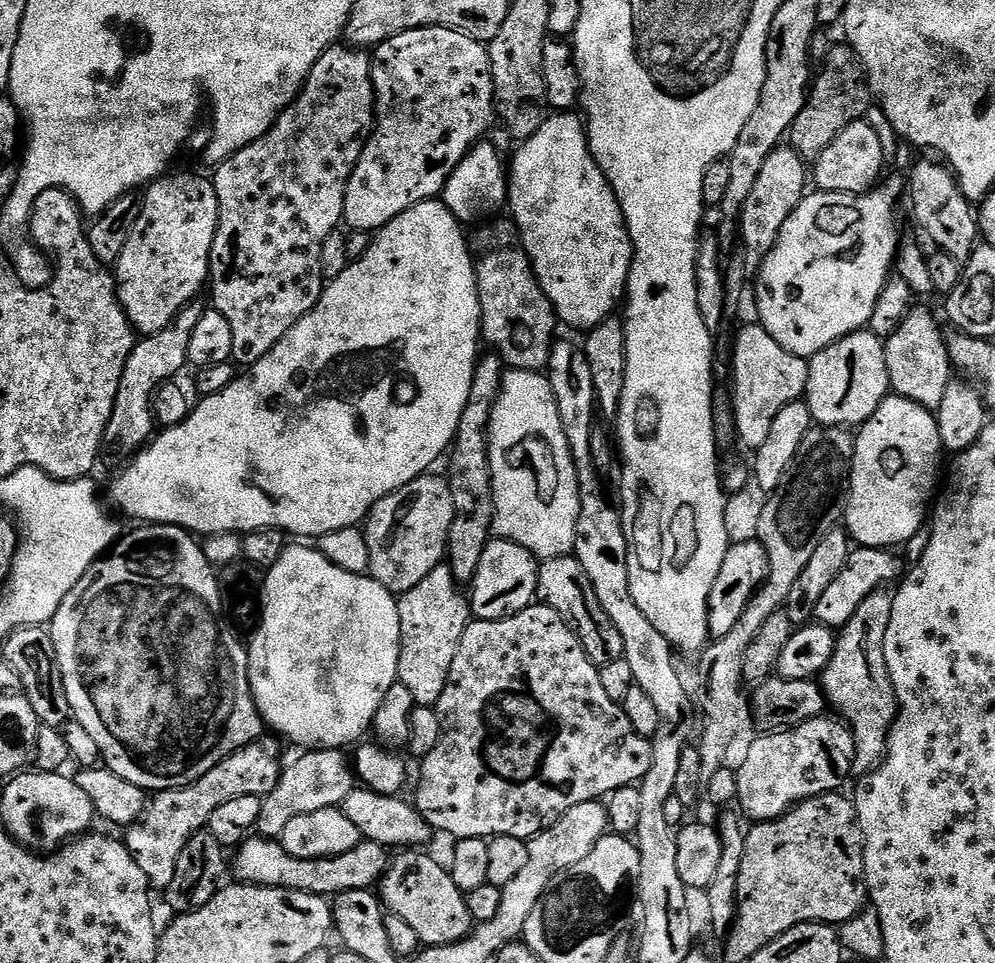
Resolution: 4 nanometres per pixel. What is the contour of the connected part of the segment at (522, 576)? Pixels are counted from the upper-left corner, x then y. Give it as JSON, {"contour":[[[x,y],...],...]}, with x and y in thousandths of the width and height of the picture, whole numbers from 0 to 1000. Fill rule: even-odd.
{"contour":[[[491,561],[472,605],[473,639],[479,644],[504,644],[529,633],[539,623],[542,595],[543,586],[533,571],[512,561]]]}

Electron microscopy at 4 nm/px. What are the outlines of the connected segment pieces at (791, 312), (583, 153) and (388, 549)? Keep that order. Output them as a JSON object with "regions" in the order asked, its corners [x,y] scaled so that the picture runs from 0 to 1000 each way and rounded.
{"regions":[[[[890,191],[866,204],[817,198],[817,204],[809,202],[798,222],[790,226],[778,260],[774,260],[759,288],[758,307],[760,303],[763,335],[794,368],[815,372],[855,345],[871,342],[888,294],[897,281],[907,246],[906,239],[901,238],[901,207],[905,195]]],[[[571,114],[552,119],[546,131],[520,153],[523,155],[519,163],[513,166],[510,215],[515,216],[513,224],[523,240],[539,292],[559,323],[562,335],[594,343],[616,327],[619,315],[628,310],[637,259],[625,214],[591,151],[588,126],[575,119],[579,118]]],[[[434,493],[421,494],[395,515],[384,517],[370,533],[365,545],[368,567],[372,567],[370,594],[395,617],[416,613],[432,592],[443,586],[450,571],[452,546],[458,540],[456,513],[445,493]]]]}

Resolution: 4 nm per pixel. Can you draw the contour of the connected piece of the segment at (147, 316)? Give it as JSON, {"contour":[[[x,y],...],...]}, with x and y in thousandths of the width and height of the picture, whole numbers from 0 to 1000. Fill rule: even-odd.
{"contour":[[[176,179],[166,181],[148,192],[144,200],[143,223],[139,231],[135,231],[135,239],[131,239],[131,251],[127,251],[127,260],[123,260],[123,268],[115,276],[121,317],[125,319],[134,342],[145,349],[154,349],[171,340],[177,327],[194,315],[204,299],[206,302],[211,291],[213,256],[221,234],[217,192],[210,184],[208,187],[193,179]]]}

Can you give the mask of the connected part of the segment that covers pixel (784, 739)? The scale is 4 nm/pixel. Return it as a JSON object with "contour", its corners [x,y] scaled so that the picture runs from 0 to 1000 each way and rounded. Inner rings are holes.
{"contour":[[[831,742],[819,744],[817,748],[806,750],[800,756],[791,756],[788,760],[761,763],[761,768],[753,775],[752,782],[740,802],[742,839],[749,848],[753,847],[753,853],[780,852],[816,827],[828,827],[832,822],[847,819],[847,814],[854,810],[856,792],[860,789],[858,762],[847,748],[832,747]]]}

